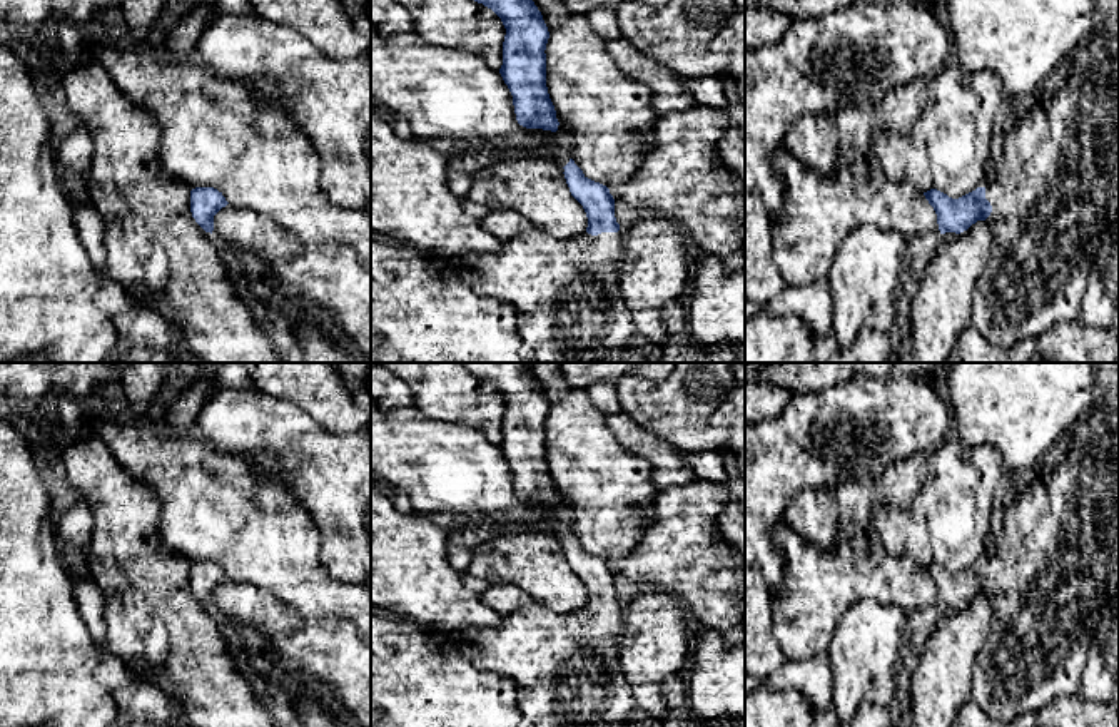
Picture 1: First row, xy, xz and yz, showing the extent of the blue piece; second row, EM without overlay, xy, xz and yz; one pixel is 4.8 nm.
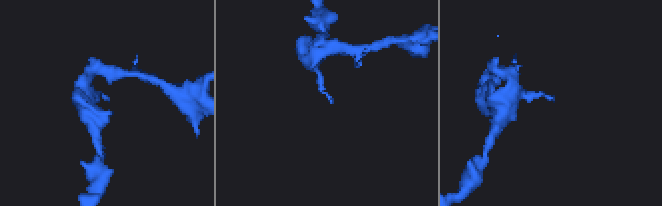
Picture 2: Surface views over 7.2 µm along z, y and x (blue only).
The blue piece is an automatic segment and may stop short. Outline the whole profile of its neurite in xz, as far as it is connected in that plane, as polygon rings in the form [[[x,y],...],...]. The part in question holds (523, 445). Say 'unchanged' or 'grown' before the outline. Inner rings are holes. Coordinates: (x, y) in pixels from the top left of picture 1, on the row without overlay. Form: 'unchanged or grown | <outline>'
unchanged | [[[459,363],[491,383],[506,403],[499,448],[513,470],[516,495],[526,503],[558,505],[546,461],[548,401],[526,363]]]

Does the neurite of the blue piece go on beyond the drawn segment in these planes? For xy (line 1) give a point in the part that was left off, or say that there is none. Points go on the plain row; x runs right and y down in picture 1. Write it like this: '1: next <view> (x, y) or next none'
1: next none

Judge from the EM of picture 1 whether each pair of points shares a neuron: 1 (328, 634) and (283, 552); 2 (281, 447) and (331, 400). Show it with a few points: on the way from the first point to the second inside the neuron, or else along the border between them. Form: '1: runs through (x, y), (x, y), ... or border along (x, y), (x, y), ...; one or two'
1: border along (288, 605), (306, 617), (338, 615), (353, 624); two
2: border along (278, 400), (294, 403), (329, 433), (349, 433); two

